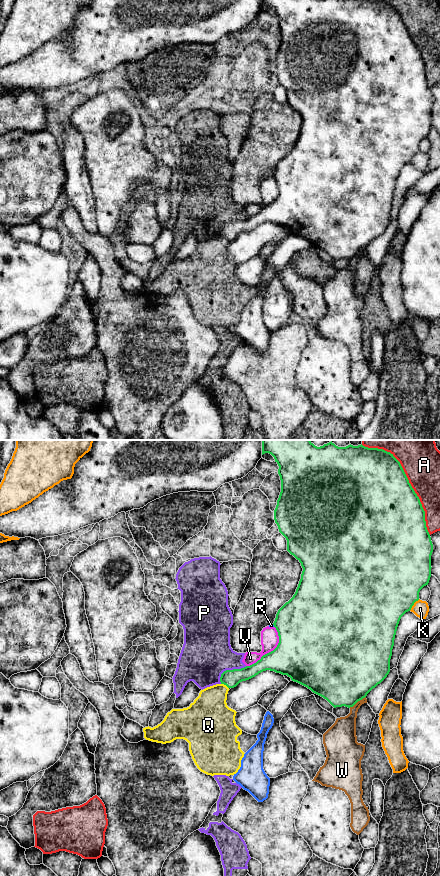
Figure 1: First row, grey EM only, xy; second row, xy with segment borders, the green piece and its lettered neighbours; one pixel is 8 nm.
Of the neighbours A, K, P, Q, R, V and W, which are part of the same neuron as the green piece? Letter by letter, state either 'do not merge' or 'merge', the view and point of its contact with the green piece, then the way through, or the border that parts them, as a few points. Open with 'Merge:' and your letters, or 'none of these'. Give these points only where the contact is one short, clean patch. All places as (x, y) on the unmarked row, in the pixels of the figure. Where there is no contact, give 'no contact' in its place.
Merge: none of these
A: do not merge | xy (411, 39)
K: do not merge | xy (413, 156)
P: do not merge | xy (229, 222) | along xy (246, 218), (240, 221), (226, 221), (221, 226), (220, 235)
Q: do not merge | xy (225, 236) | along xy (221, 235), (228, 240)
R: do not merge | xy (273, 176)
V: do not merge | xy (271, 203)
W: do not merge | xy (357, 253)

